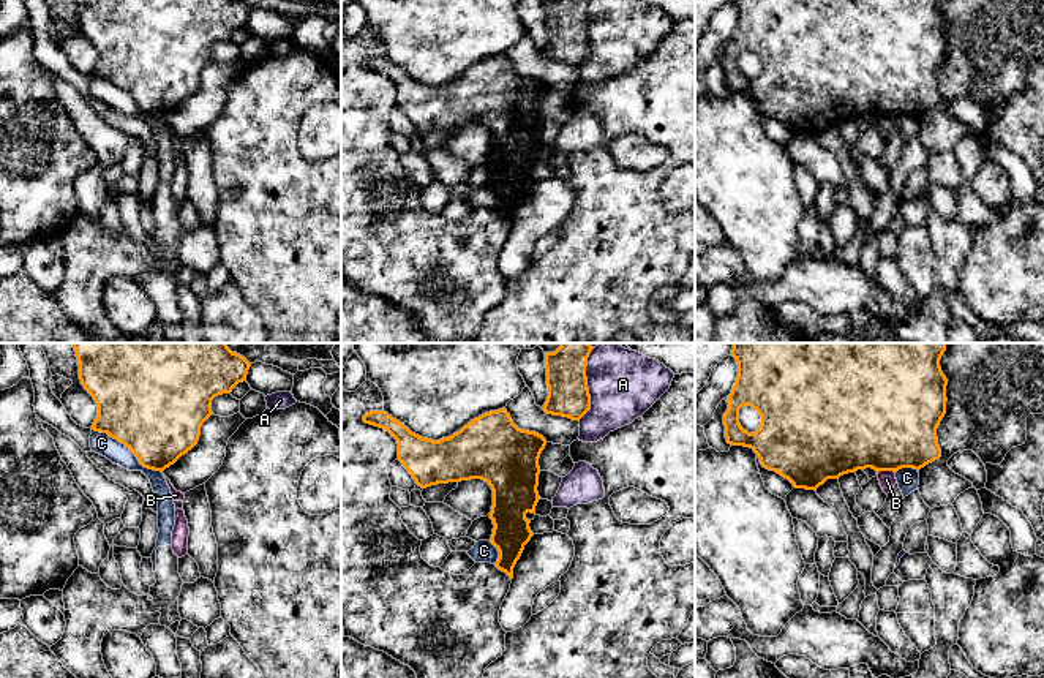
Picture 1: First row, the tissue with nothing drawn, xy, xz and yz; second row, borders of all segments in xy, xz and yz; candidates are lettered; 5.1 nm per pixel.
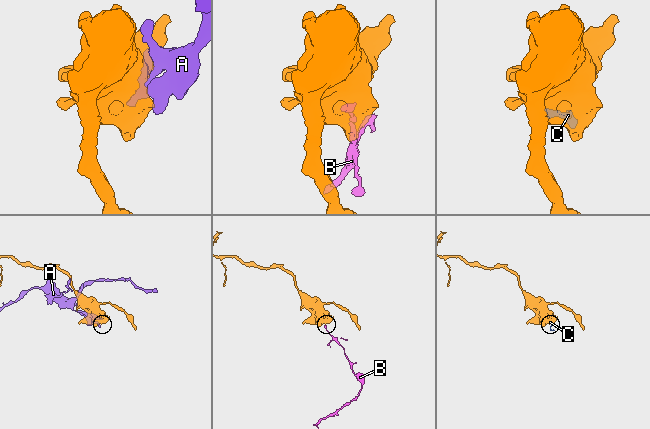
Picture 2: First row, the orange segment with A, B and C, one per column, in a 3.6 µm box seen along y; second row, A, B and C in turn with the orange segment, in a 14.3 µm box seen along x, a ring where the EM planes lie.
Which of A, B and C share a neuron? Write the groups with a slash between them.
A / B / C

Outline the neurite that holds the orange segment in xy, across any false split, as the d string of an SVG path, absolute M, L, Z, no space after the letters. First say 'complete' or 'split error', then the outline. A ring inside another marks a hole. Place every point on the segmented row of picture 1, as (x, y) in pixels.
complete | M73 343L73 348L81 384L98 406L92 430L107 433L125 444L144 468L161 473L197 444L202 424L213 414L212 400L246 381L251 367L226 343Z

